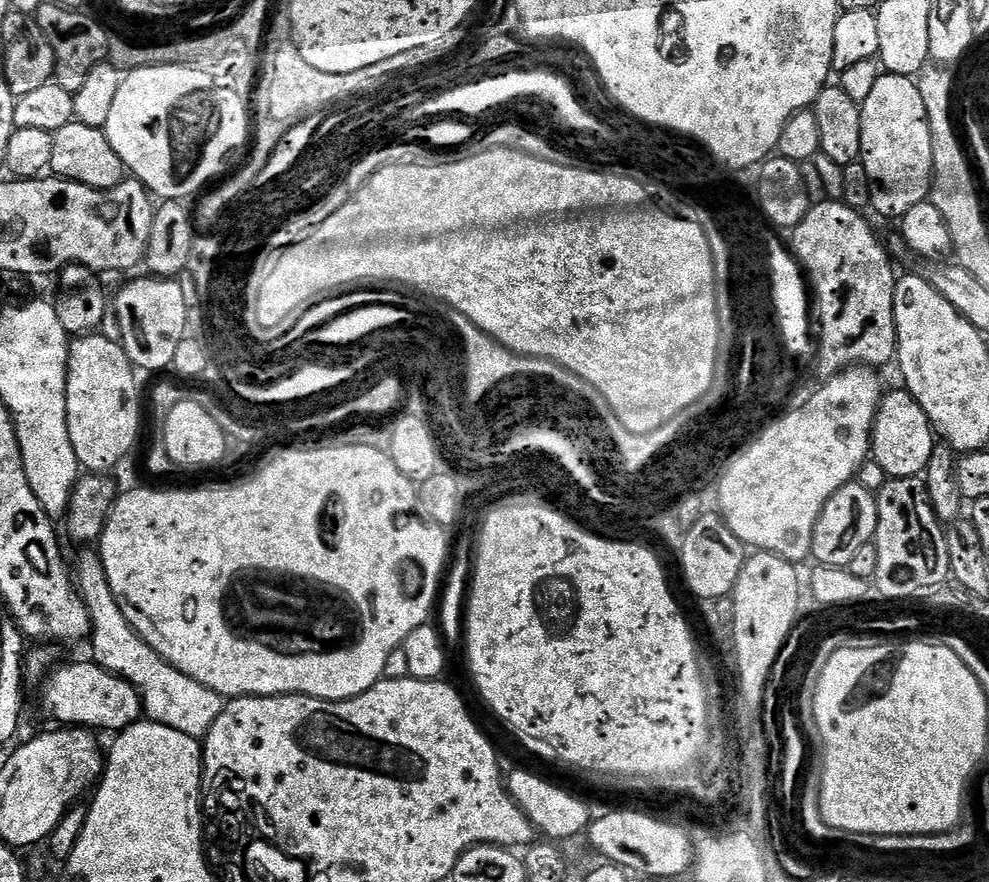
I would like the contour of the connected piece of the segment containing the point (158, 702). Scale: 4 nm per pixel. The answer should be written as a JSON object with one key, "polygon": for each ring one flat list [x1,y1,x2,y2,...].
{"polygon":[[99,551,82,553,76,564,74,560,74,583,90,614,91,659,98,666,113,672,115,676,121,676,138,689,140,700,144,704,143,715,151,723,170,726,170,730,178,730,178,734,190,734,197,738,207,736,218,714,222,714,225,697,202,686,202,682,194,682,194,678,182,674,173,664,163,660,132,629,130,622,126,622,126,614,122,614,122,606,118,606,114,598,114,590,110,590,110,582,106,578]]}

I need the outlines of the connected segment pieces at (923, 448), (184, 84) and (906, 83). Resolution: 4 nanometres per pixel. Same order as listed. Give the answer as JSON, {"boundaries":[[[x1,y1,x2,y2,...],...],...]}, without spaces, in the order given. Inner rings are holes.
{"boundaries":[[[899,390,883,397,880,409,876,412,876,421,872,427,871,459,885,473,885,477,898,478,919,477,927,469,930,454,934,447,934,429,926,418,922,406,907,392]],[[163,64,162,66,139,68,138,70,127,73,120,81,118,94,114,97,114,103,110,110,110,118,106,118,106,126,103,129,104,133,110,142,110,146,114,146,114,154,118,154,118,158,123,162,125,169,135,179,139,180,153,197,159,198,161,201,187,201,187,196,198,195,211,180,217,179,216,181,219,181,225,175,224,167,227,166,228,159,248,140,248,124,250,128,249,105,248,108,244,105,243,98,234,89,223,88,216,80,219,79,213,73,203,72,197,68,187,68,181,64]],[[882,74,870,98,860,105,862,114,862,150,859,163,866,166,872,183,871,207,876,208,880,216,902,218,916,204,923,204,929,199,932,190,932,139,930,126,926,118,926,105,922,103,922,94,916,80,910,76]]]}

